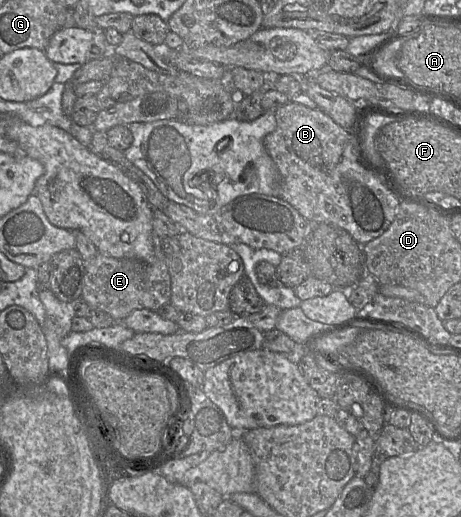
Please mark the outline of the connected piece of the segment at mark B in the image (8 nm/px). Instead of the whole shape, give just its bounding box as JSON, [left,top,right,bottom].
[263,102,400,245]

